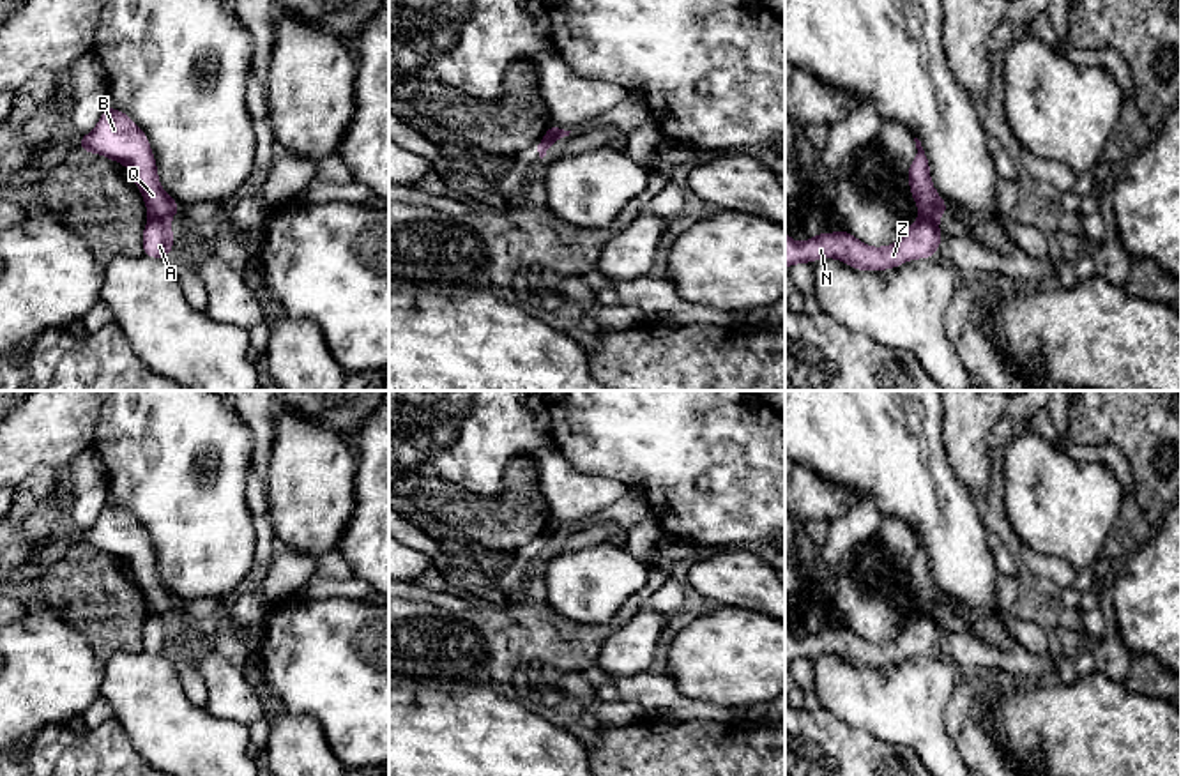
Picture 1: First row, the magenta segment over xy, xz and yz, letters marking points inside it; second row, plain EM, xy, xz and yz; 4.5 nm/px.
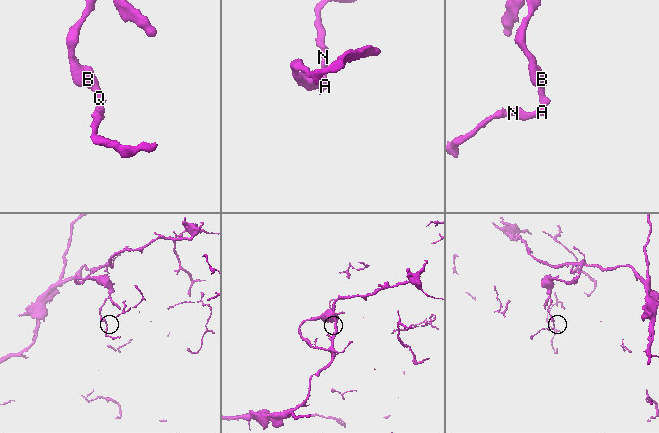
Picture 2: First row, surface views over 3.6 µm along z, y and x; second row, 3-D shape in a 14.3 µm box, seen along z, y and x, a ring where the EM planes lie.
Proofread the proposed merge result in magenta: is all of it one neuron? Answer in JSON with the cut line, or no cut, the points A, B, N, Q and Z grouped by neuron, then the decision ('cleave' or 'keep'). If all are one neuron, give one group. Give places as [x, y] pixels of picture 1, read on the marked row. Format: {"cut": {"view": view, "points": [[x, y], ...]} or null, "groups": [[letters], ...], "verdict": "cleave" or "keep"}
{"cut": {"view": "xy", "points": [[149, 216], [167, 220]]}, "groups": [["A", "N", "Z"], ["B", "Q"]], "verdict": "cleave"}

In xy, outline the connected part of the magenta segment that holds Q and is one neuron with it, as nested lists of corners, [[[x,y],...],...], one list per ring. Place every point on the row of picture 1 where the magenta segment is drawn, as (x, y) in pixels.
[[[106,104],[95,129],[81,134],[80,150],[101,154],[129,168],[141,191],[149,217],[173,219],[180,205],[159,184],[147,134],[120,110]]]

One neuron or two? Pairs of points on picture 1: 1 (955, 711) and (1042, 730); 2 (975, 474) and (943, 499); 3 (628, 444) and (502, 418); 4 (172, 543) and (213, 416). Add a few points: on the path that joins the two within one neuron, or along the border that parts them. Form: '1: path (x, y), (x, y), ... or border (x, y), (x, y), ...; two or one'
1: path (976, 700), (1012, 702), (1020, 709); one
2: border (944, 444), (944, 453), (955, 478), (976, 499); two
3: border (547, 430), (552, 442); two
4: path (184, 511), (184, 448); one

